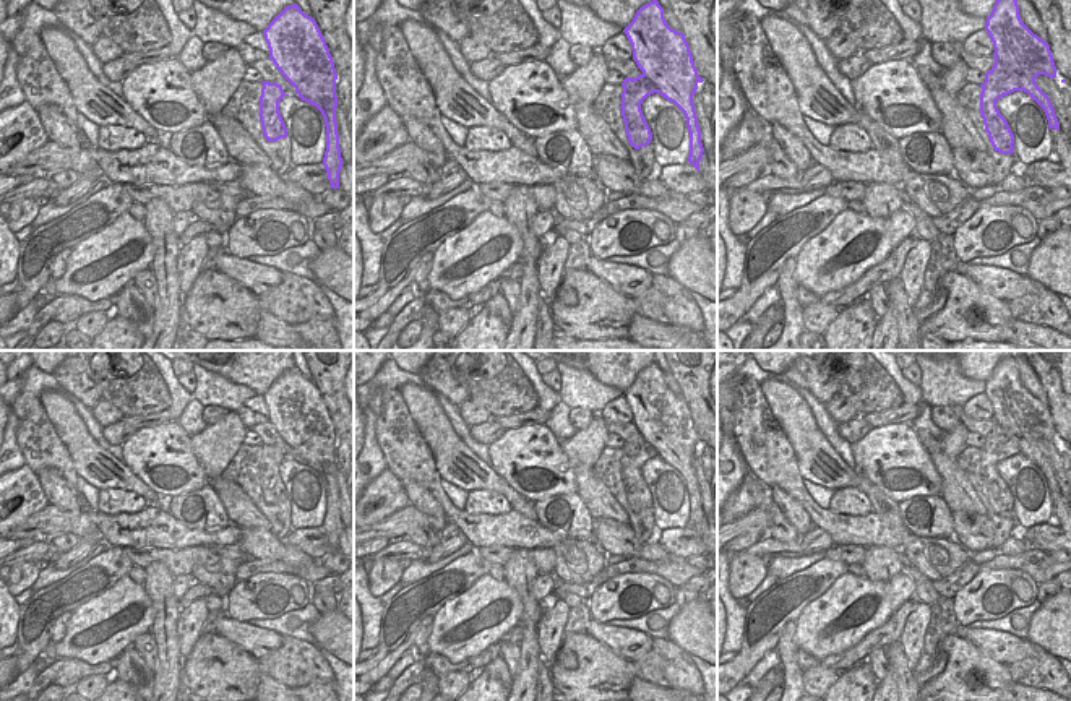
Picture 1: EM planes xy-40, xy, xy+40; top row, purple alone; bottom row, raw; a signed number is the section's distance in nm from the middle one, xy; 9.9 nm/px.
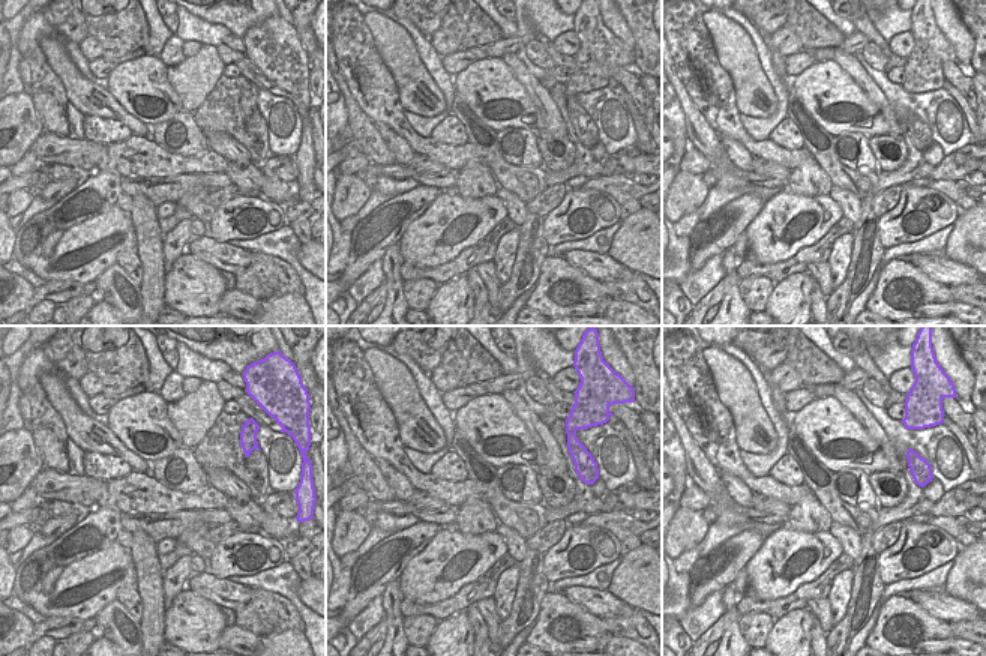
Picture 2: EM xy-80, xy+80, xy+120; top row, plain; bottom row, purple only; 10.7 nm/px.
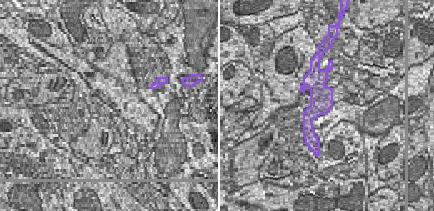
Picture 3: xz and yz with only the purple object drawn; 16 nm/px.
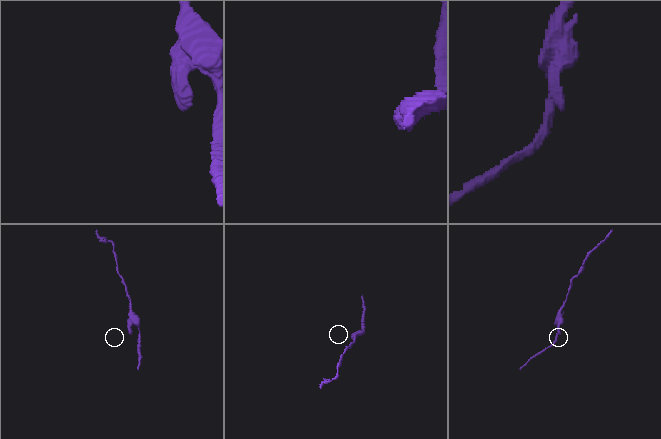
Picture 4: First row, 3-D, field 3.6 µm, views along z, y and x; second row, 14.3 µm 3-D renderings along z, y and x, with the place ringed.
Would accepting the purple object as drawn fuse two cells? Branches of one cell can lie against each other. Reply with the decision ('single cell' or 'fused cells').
fused cells

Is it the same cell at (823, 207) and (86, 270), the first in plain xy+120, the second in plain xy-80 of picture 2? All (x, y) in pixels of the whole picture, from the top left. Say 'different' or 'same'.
same

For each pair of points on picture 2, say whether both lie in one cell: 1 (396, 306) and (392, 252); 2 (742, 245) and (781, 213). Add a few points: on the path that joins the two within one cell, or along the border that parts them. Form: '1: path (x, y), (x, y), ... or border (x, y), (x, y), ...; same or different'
1: path (393, 293), (395, 266); same
2: border (743, 231), (748, 240), (748, 257); different

